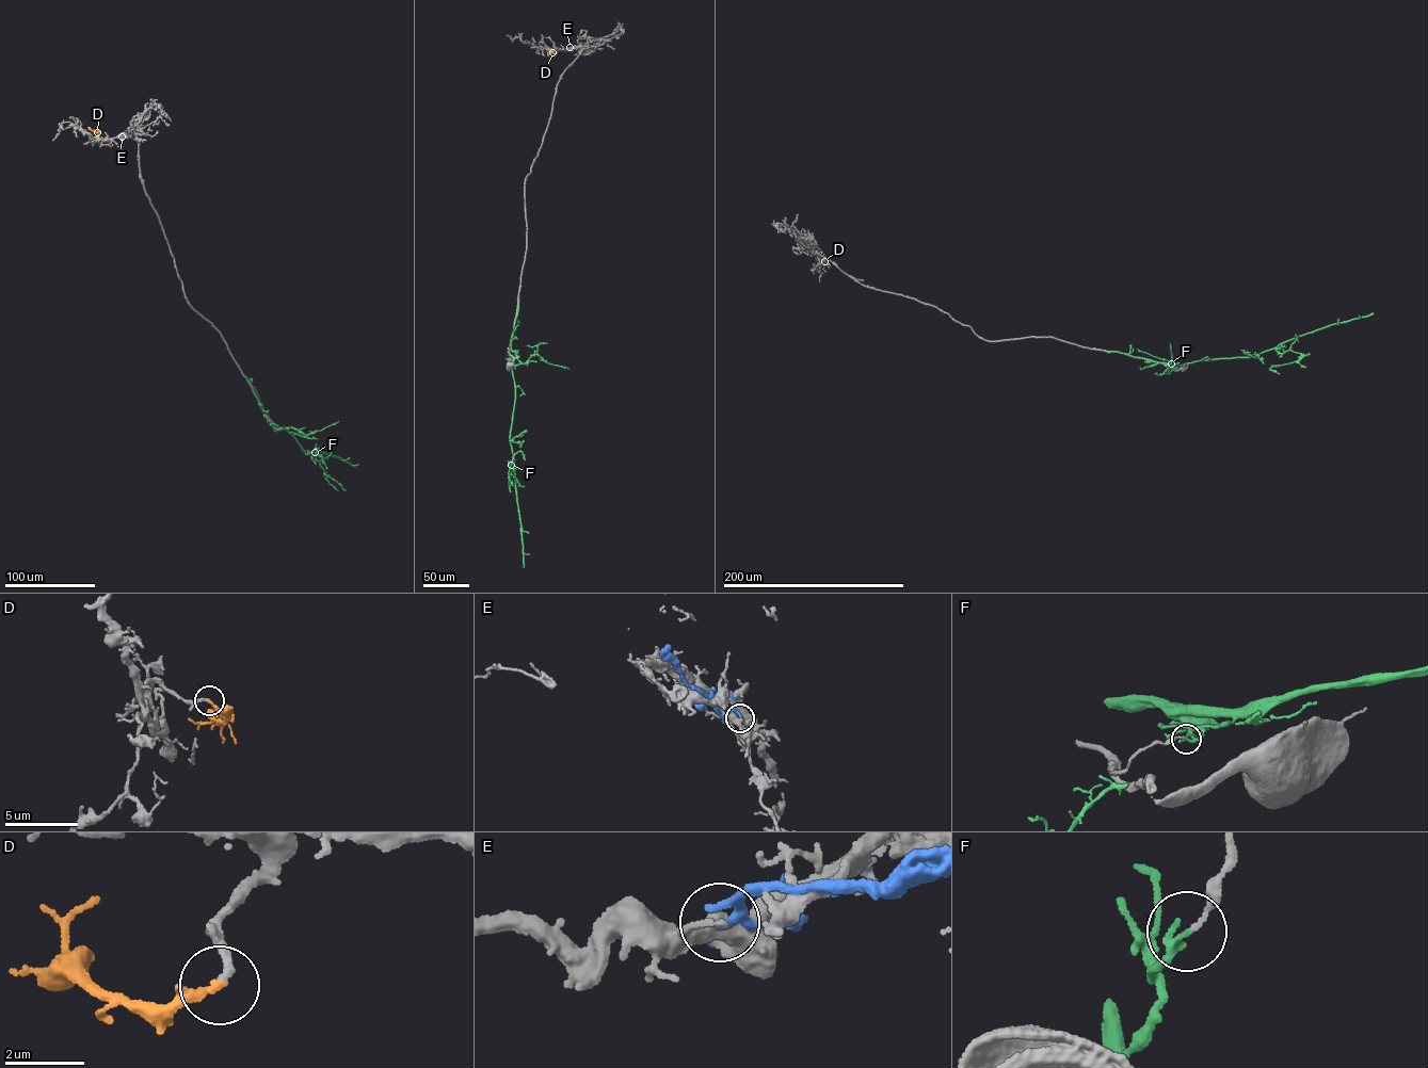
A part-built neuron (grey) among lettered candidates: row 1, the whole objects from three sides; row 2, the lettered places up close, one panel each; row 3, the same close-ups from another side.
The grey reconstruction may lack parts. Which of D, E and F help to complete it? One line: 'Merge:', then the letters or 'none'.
Merge: D

